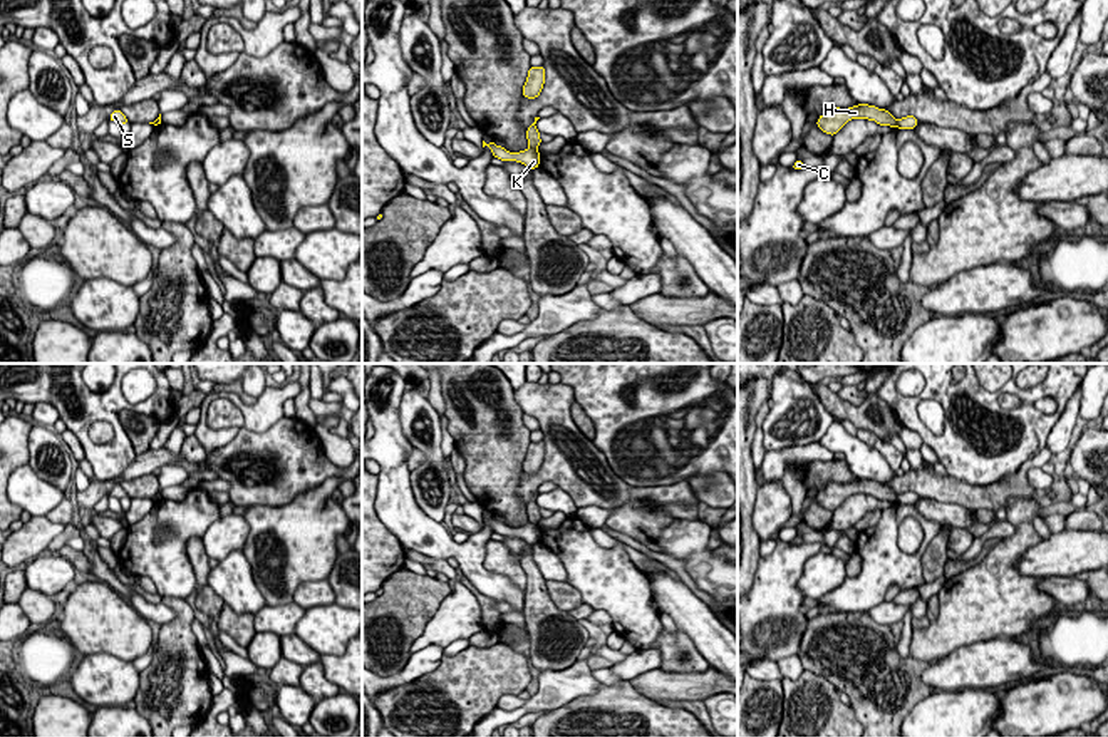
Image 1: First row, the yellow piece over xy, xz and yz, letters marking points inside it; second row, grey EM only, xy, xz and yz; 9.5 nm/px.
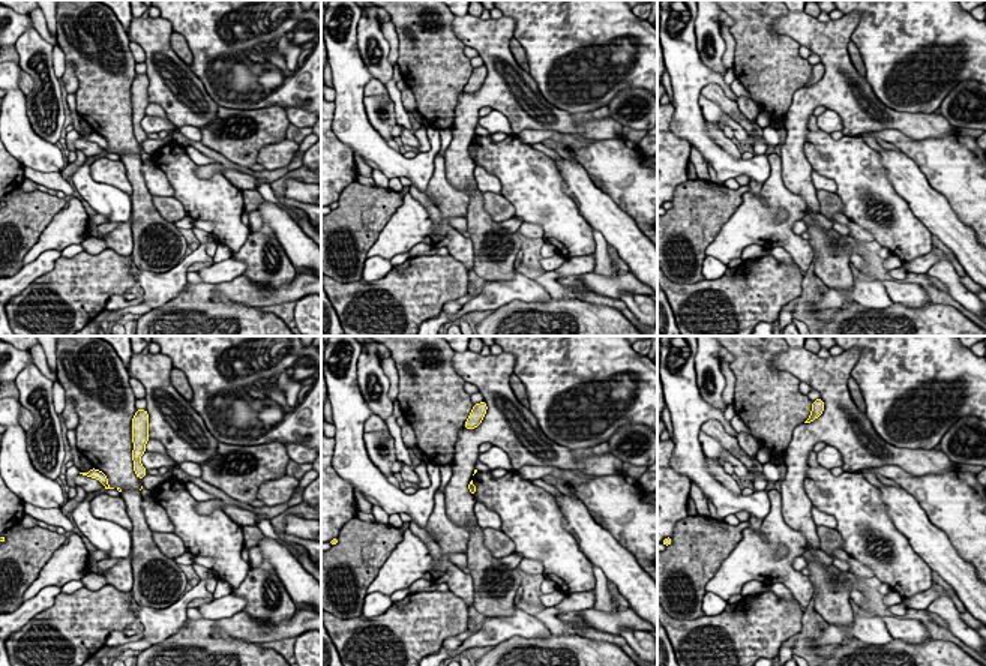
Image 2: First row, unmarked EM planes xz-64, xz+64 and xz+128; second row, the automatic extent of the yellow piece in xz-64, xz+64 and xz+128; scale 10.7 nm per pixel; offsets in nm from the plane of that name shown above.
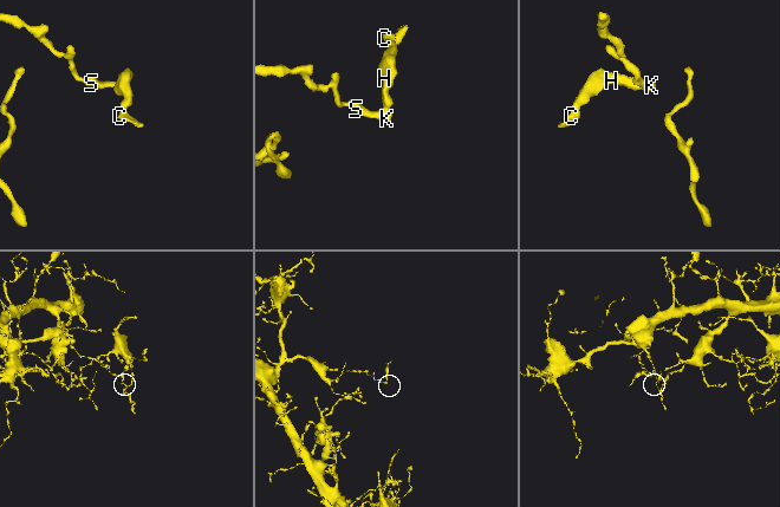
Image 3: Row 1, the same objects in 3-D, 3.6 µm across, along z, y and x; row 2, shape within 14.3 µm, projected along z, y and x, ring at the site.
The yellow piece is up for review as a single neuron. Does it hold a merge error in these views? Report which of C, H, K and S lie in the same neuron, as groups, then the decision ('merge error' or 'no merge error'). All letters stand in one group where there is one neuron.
groups C H / K S; merge error

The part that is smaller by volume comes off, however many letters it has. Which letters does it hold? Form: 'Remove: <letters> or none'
Remove: C, H

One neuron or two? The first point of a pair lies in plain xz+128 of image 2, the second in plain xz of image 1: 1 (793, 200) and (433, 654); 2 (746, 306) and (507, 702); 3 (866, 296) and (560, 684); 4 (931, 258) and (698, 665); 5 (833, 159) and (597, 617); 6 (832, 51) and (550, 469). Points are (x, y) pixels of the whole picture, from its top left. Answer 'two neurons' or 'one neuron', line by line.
1: two neurons
2: two neurons
3: one neuron
4: two neurons
5: two neurons
6: one neuron

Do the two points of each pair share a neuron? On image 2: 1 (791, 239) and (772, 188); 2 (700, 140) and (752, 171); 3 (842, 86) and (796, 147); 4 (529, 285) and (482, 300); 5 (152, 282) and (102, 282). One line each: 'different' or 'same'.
1: same
2: same
3: same
4: same
5: different

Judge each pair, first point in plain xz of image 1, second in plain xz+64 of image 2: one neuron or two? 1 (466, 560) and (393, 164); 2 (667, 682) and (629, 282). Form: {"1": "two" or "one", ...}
{"1": "one", "2": "one"}

